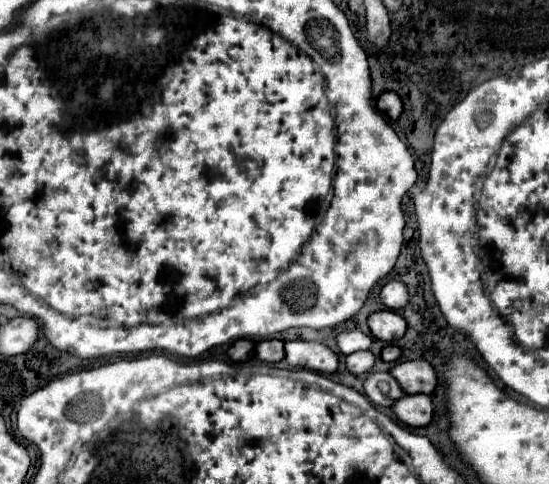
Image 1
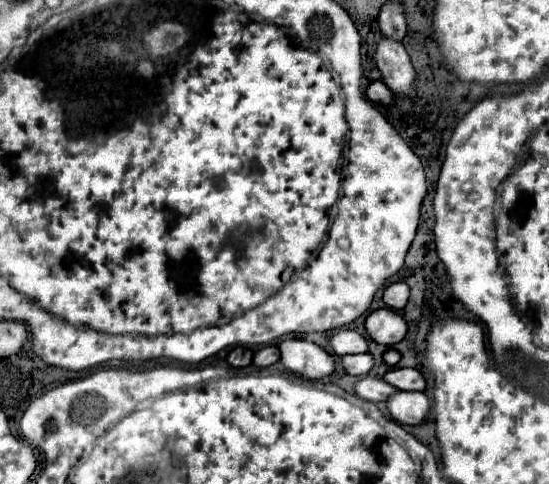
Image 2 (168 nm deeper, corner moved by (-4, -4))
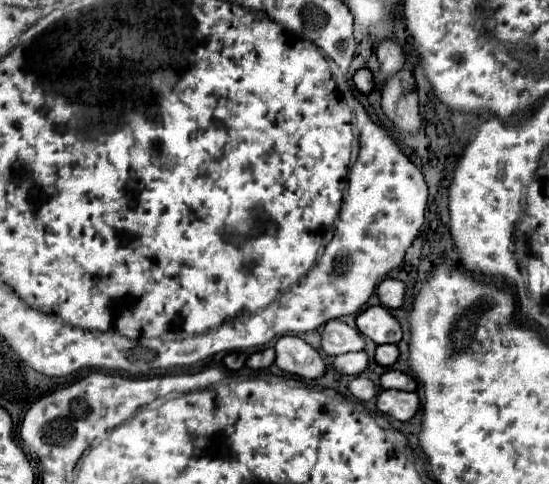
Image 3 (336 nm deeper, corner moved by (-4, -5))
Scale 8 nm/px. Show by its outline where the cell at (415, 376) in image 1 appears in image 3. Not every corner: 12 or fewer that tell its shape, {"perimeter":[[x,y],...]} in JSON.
{"perimeter":[[399,370],[381,376],[381,388],[417,390],[417,382]]}

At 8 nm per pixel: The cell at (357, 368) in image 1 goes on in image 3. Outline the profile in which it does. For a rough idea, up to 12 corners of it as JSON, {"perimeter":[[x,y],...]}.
{"perimeter":[[347,352],[333,360],[333,366],[351,376],[367,368],[367,354]]}

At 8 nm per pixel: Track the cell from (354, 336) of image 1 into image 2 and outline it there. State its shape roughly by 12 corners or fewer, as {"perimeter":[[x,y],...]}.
{"perimeter":[[351,329],[331,337],[337,355],[365,353],[367,341]]}

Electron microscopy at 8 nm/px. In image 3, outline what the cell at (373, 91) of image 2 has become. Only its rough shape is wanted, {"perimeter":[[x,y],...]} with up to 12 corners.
{"perimeter":[[359,70],[353,76],[357,90],[371,94],[375,88],[373,74]]}

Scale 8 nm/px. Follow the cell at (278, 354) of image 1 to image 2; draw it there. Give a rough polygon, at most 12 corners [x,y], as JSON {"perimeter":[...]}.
{"perimeter":[[275,345],[259,349],[253,357],[257,367],[269,367],[279,361]]}

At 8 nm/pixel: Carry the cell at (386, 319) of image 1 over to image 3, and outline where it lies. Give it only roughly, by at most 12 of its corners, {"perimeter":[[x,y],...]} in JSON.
{"perimeter":[[383,306],[357,318],[375,344],[397,344],[401,326]]}

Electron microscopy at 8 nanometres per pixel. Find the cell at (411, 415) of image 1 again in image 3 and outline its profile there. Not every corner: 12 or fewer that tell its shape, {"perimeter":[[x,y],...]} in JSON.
{"perimeter":[[381,390],[377,408],[407,422],[419,410],[419,396],[403,390]]}

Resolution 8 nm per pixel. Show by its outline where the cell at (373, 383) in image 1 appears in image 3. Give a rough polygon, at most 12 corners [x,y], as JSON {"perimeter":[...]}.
{"perimeter":[[357,376],[349,392],[367,402],[379,394],[369,378]]}

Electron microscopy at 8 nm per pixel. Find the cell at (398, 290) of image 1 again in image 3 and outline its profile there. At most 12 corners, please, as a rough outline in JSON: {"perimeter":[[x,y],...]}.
{"perimeter":[[385,278],[377,288],[385,308],[401,308],[405,284]]}

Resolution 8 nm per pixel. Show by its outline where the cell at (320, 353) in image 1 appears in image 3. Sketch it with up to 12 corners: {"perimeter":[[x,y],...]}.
{"perimeter":[[281,336],[275,364],[313,380],[323,376],[321,354],[297,336]]}

